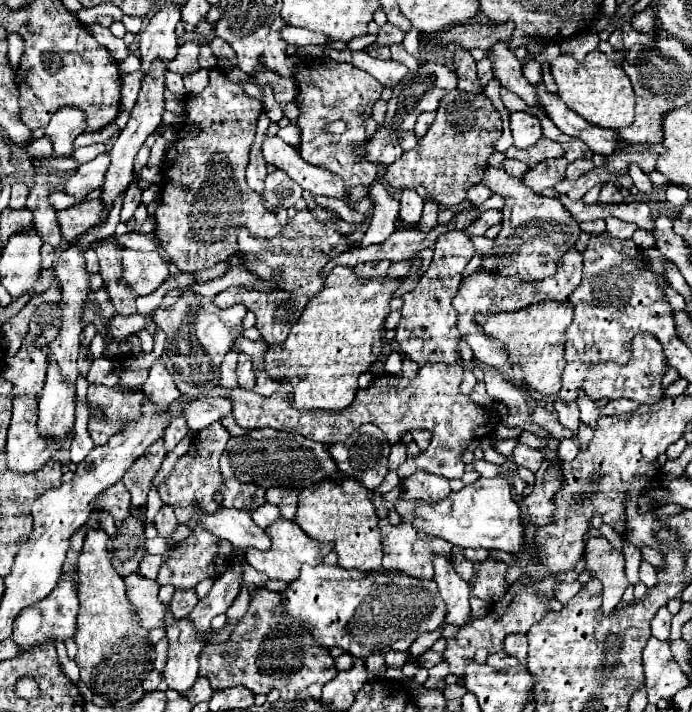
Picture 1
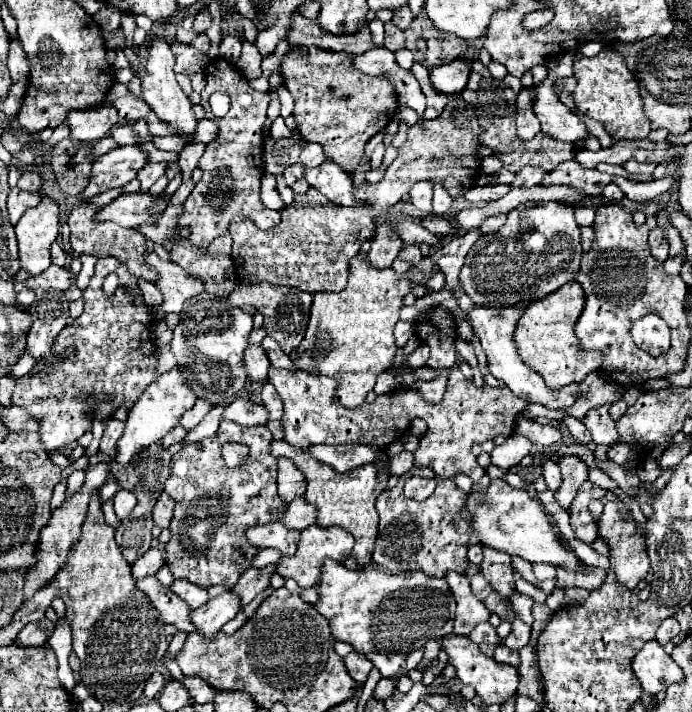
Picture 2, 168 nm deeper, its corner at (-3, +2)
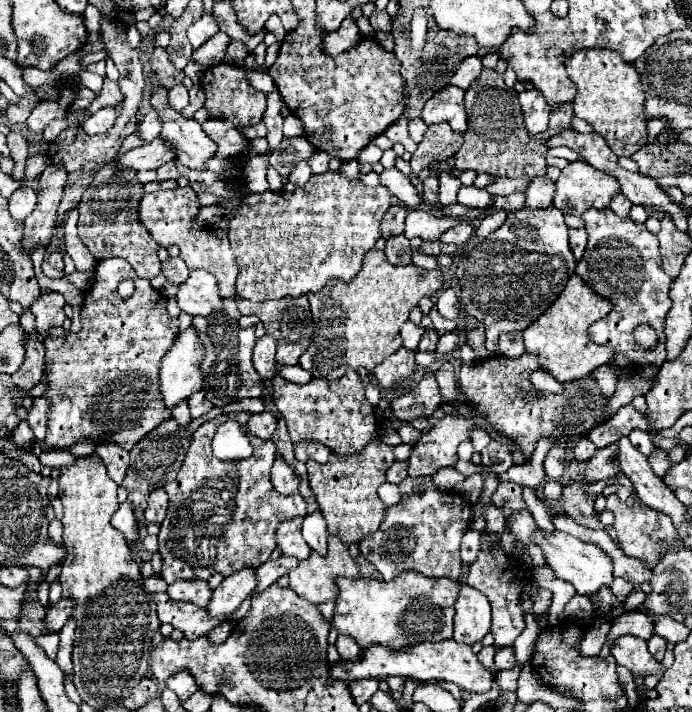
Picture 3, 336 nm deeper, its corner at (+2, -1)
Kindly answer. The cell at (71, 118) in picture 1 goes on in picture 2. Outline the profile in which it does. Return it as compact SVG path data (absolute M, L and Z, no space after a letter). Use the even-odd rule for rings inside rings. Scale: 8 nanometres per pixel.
M101 104L94 111L74 111L66 117L70 135L80 141L98 141L118 124L118 113L110 104Z

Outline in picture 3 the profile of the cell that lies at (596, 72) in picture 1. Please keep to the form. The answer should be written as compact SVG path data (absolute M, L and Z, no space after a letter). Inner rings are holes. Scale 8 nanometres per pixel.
M585 48L567 58L565 68L577 86L577 94L573 98L575 116L589 122L593 130L607 140L615 156L633 156L643 144L649 142L645 130L647 118L643 114L645 94L633 64L625 62L609 48Z

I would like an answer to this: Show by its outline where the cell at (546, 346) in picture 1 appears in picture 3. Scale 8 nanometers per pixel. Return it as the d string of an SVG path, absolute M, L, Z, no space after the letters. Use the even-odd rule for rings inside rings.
M571 276L561 296L557 296L555 304L551 304L551 308L547 308L545 314L541 314L535 320L535 324L529 324L529 328L521 332L525 340L525 350L537 352L539 364L555 380L559 382L579 380L581 376L587 376L589 372L593 372L597 366L609 364L609 360L613 358L613 348L593 344L587 336L587 328L595 320L607 316L609 308L611 304L601 296L597 296L593 290L589 290L589 286L581 282L581 278Z

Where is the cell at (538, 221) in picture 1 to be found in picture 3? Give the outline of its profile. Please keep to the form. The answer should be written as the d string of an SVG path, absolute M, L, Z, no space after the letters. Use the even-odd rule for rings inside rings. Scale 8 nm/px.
M545 208L545 210L517 210L509 212L505 224L491 232L487 238L471 236L465 244L459 246L459 250L453 254L453 264L457 266L455 274L461 286L461 304L467 314L483 320L487 330L487 350L495 352L495 340L503 332L515 332L527 328L535 318L539 318L553 300L563 292L567 280L573 276L575 270L575 258L569 248L569 228L565 224L565 216L557 208Z

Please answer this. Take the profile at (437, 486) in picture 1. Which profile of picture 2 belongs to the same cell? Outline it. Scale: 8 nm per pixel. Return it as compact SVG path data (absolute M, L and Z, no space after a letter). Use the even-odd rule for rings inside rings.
M414 467L406 477L398 481L396 487L386 489L378 501L376 509L380 513L378 539L374 545L372 561L390 573L402 571L424 571L430 577L444 577L448 571L466 573L468 557L466 549L470 543L470 513L466 509L466 493L462 493L452 479L438 479L438 487L426 501L414 501L404 497L402 485L408 477L436 477L432 469Z

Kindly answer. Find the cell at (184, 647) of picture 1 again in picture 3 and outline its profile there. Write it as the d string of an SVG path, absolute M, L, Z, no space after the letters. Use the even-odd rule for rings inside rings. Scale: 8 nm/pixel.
M243 568L235 576L225 578L213 590L213 596L207 604L207 614L213 618L219 618L219 616L229 618L241 606L241 602L253 592L255 584L257 584L257 580L255 580L255 574L251 568Z

